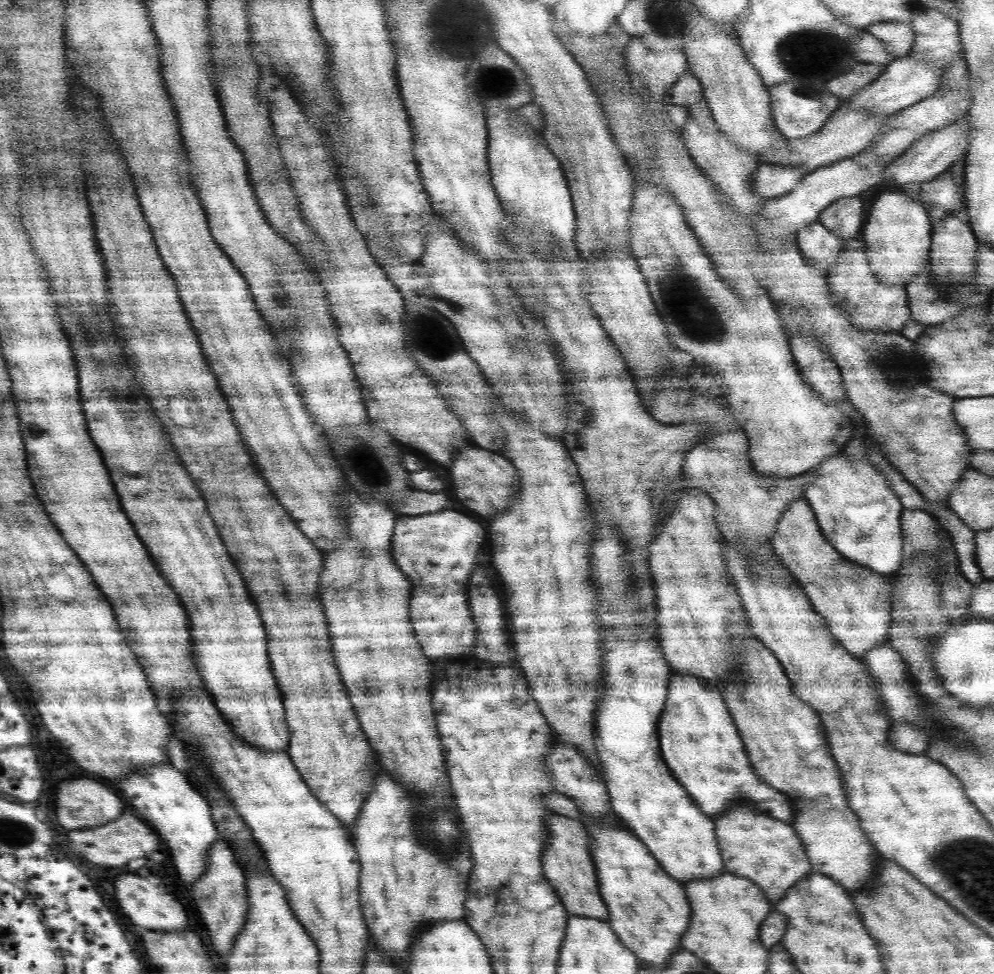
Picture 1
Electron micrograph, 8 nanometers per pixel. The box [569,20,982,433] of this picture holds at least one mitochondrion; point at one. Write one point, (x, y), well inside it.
(793, 48)

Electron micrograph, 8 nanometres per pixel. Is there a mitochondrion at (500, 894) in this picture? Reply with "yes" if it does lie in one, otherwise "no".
yes

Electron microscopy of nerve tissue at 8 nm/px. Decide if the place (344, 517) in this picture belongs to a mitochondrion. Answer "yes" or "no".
no

